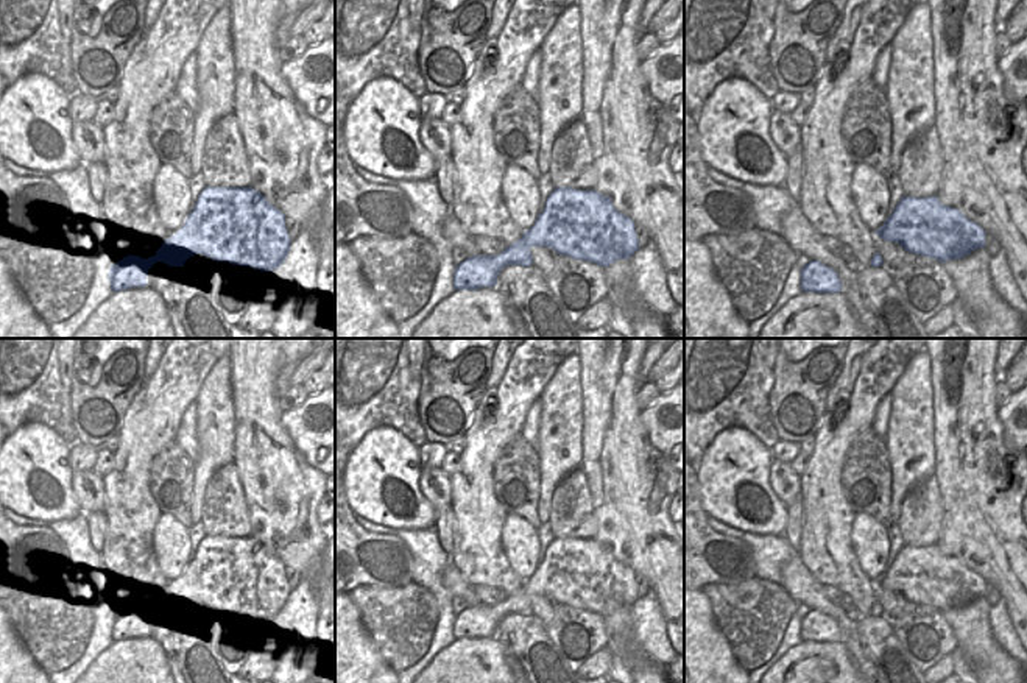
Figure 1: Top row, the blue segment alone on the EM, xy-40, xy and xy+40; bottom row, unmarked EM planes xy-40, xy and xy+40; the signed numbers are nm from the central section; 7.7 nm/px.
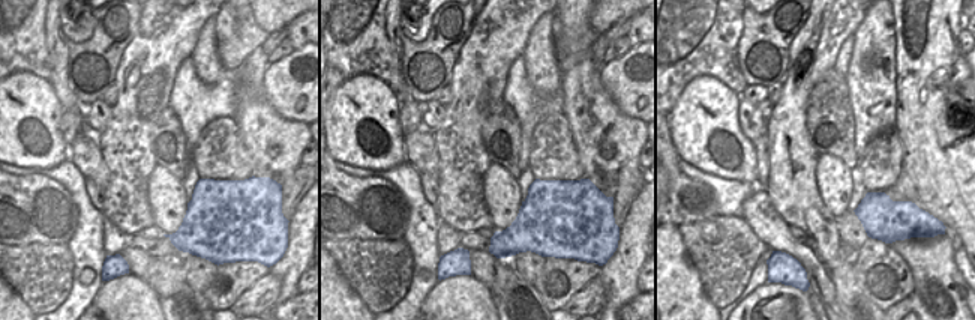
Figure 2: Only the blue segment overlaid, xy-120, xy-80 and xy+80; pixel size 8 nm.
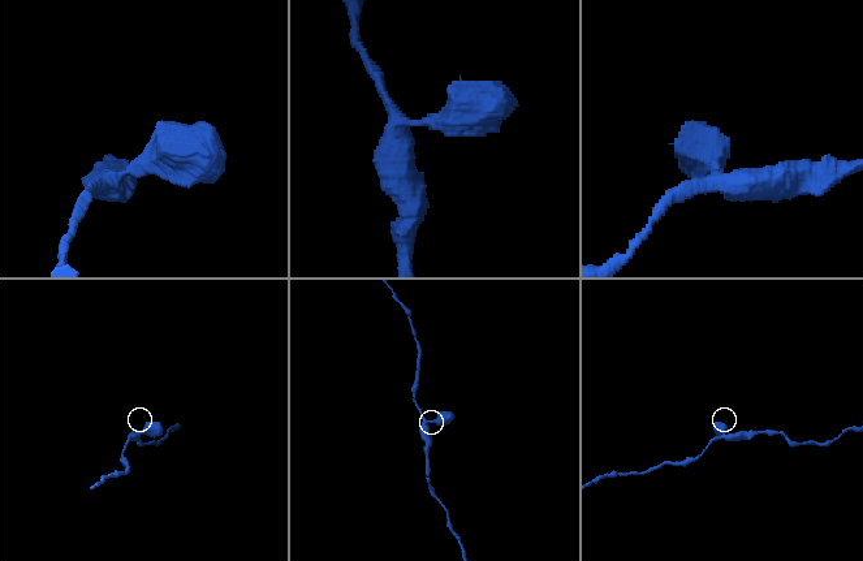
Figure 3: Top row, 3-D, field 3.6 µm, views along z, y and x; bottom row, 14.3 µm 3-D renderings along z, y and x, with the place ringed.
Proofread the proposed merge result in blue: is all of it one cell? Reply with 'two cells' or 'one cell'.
one cell

